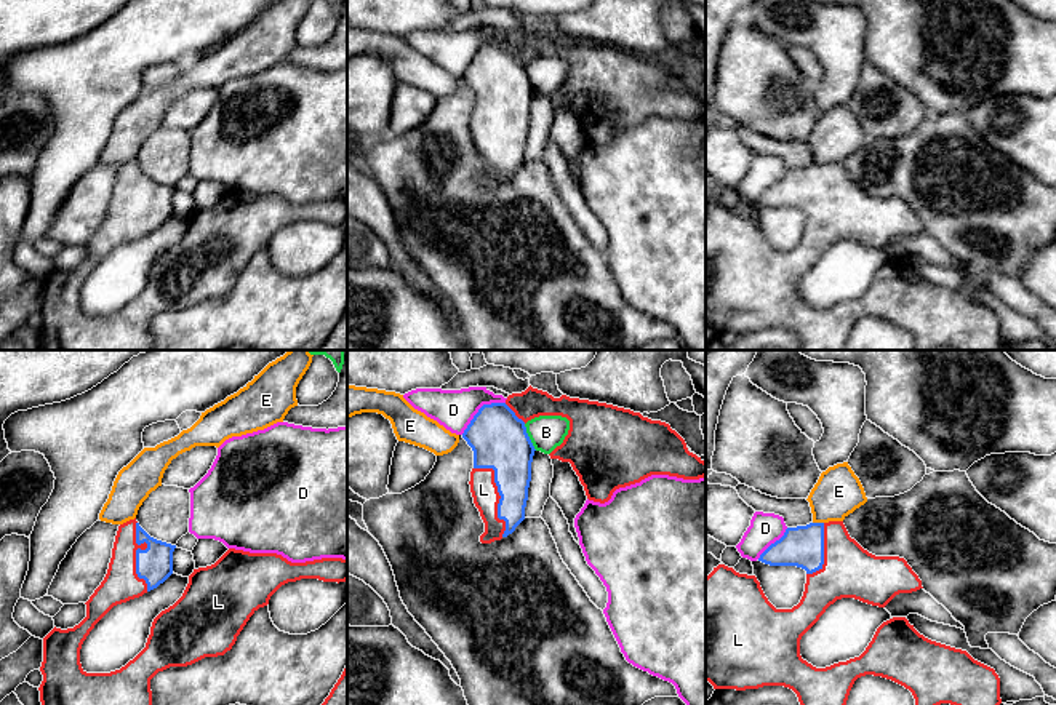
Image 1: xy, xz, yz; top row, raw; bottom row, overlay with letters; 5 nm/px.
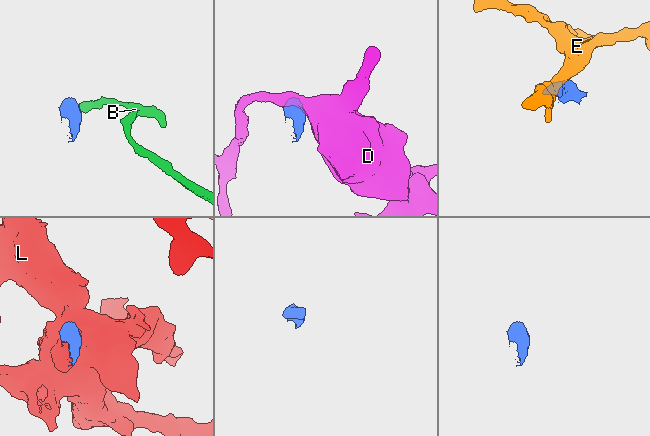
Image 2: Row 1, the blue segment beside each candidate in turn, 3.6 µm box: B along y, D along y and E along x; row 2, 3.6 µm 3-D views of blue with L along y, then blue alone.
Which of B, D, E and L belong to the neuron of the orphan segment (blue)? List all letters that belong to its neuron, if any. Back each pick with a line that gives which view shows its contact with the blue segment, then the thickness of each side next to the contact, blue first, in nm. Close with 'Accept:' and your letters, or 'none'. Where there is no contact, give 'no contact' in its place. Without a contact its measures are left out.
L: xy | 180/180 nm
Accept: L

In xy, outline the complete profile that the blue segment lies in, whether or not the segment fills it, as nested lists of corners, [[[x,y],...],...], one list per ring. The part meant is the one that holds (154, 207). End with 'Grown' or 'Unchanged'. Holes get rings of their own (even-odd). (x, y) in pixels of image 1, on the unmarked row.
[[[134,161],[118,168],[112,200],[101,227],[90,238],[86,259],[74,270],[53,270],[43,280],[43,323],[38,329],[42,350],[150,350],[150,321],[170,309],[187,309],[205,299],[224,297],[237,278],[270,238],[285,225],[301,221],[346,224],[347,201],[322,200],[291,205],[277,195],[250,195],[229,190],[214,206],[194,211],[182,238],[152,264],[146,289],[125,309],[110,315],[86,315],[80,291],[94,267],[117,246],[139,240],[173,216],[176,187],[150,179]]]. Grown

